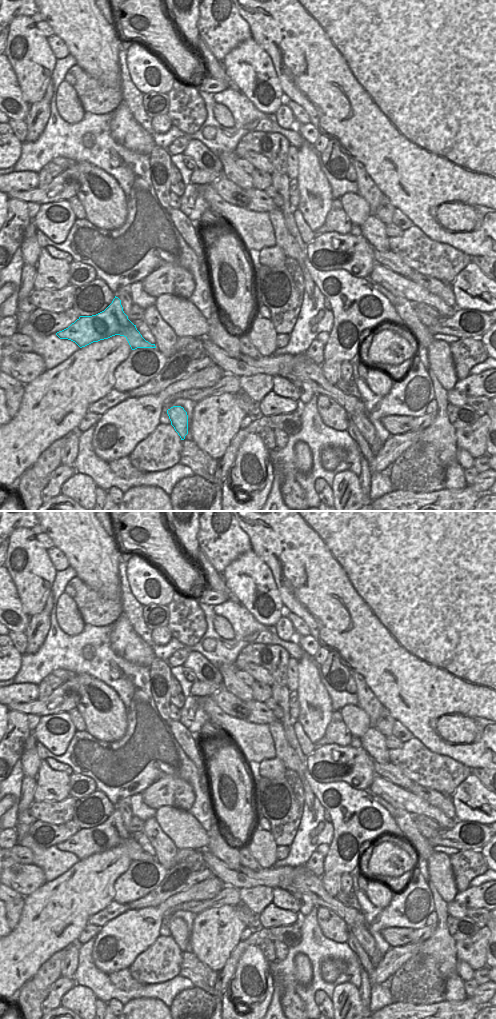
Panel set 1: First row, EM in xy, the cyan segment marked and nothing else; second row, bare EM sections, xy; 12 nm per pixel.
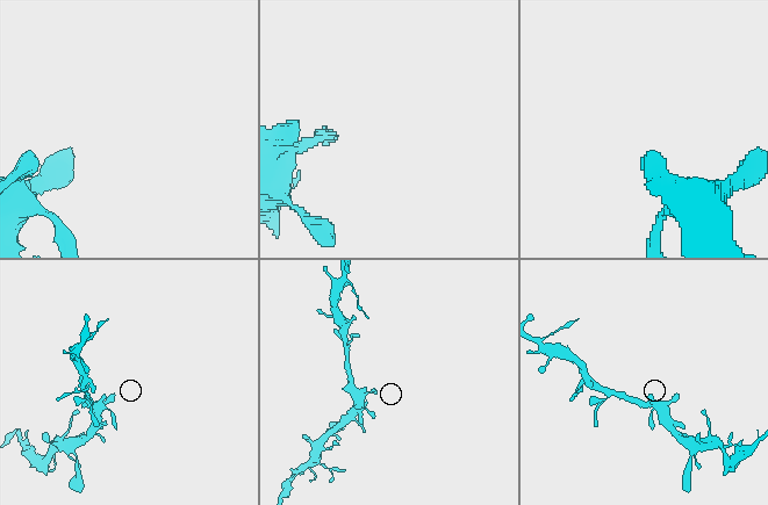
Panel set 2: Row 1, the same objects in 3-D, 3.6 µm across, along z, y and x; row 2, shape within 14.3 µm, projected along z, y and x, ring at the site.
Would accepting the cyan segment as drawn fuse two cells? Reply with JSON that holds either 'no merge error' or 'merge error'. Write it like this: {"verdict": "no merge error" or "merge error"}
{"verdict": "no merge error"}

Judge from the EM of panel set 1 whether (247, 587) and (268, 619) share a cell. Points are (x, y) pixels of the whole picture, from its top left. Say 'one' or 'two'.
one

